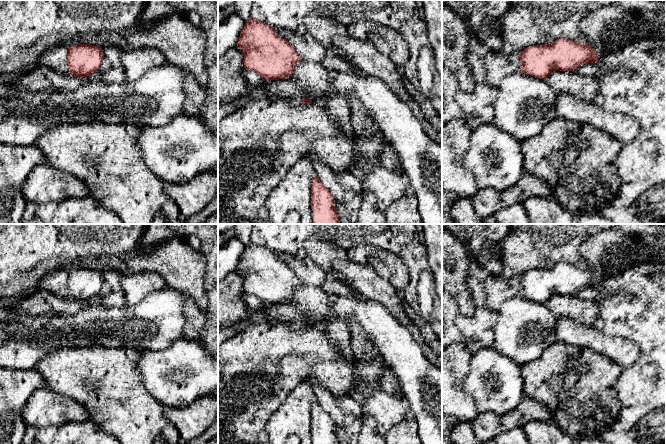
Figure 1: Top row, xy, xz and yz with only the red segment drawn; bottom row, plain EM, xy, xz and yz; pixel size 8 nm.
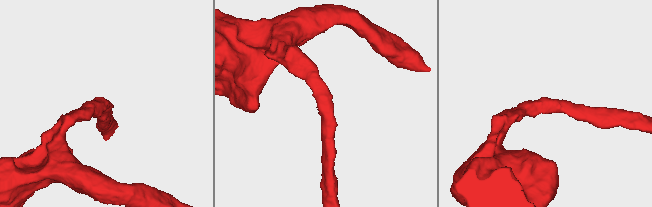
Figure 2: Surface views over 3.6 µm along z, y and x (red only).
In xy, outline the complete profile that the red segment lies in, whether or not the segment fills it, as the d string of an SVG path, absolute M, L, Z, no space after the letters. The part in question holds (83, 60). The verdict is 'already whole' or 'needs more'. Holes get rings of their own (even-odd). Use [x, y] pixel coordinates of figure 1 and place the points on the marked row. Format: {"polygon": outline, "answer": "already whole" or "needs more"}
{"polygon": "M80 44L68 48L67 64L73 76L88 77L96 73L103 59L102 49L98 46Z", "answer": "already whole"}

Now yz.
{"polygon": "M566 38L553 43L527 47L521 51L523 73L546 79L554 71L574 71L583 64L597 64L598 53L588 44Z", "answer": "already whole"}

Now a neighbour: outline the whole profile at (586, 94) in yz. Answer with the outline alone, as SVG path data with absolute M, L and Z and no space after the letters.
M554 71L546 81L556 93L569 93L585 102L593 102L599 93L597 78L575 71Z

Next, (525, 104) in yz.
M519 70L506 75L498 90L498 97L494 103L493 123L520 142L539 134L547 123L558 116L556 110L558 94L546 79L527 75Z

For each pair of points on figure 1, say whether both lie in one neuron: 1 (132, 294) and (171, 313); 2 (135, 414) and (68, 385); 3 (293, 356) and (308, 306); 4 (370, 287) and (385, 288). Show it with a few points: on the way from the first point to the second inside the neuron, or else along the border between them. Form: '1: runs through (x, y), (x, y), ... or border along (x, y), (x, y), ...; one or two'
1: border along (162, 288), (148, 293), (132, 305), (126, 304); two
2: runs through (118, 404), (97, 403), (85, 394); one
3: border along (275, 322), (287, 322), (298, 326); two
4: runs through (374, 287), (381, 288); one

